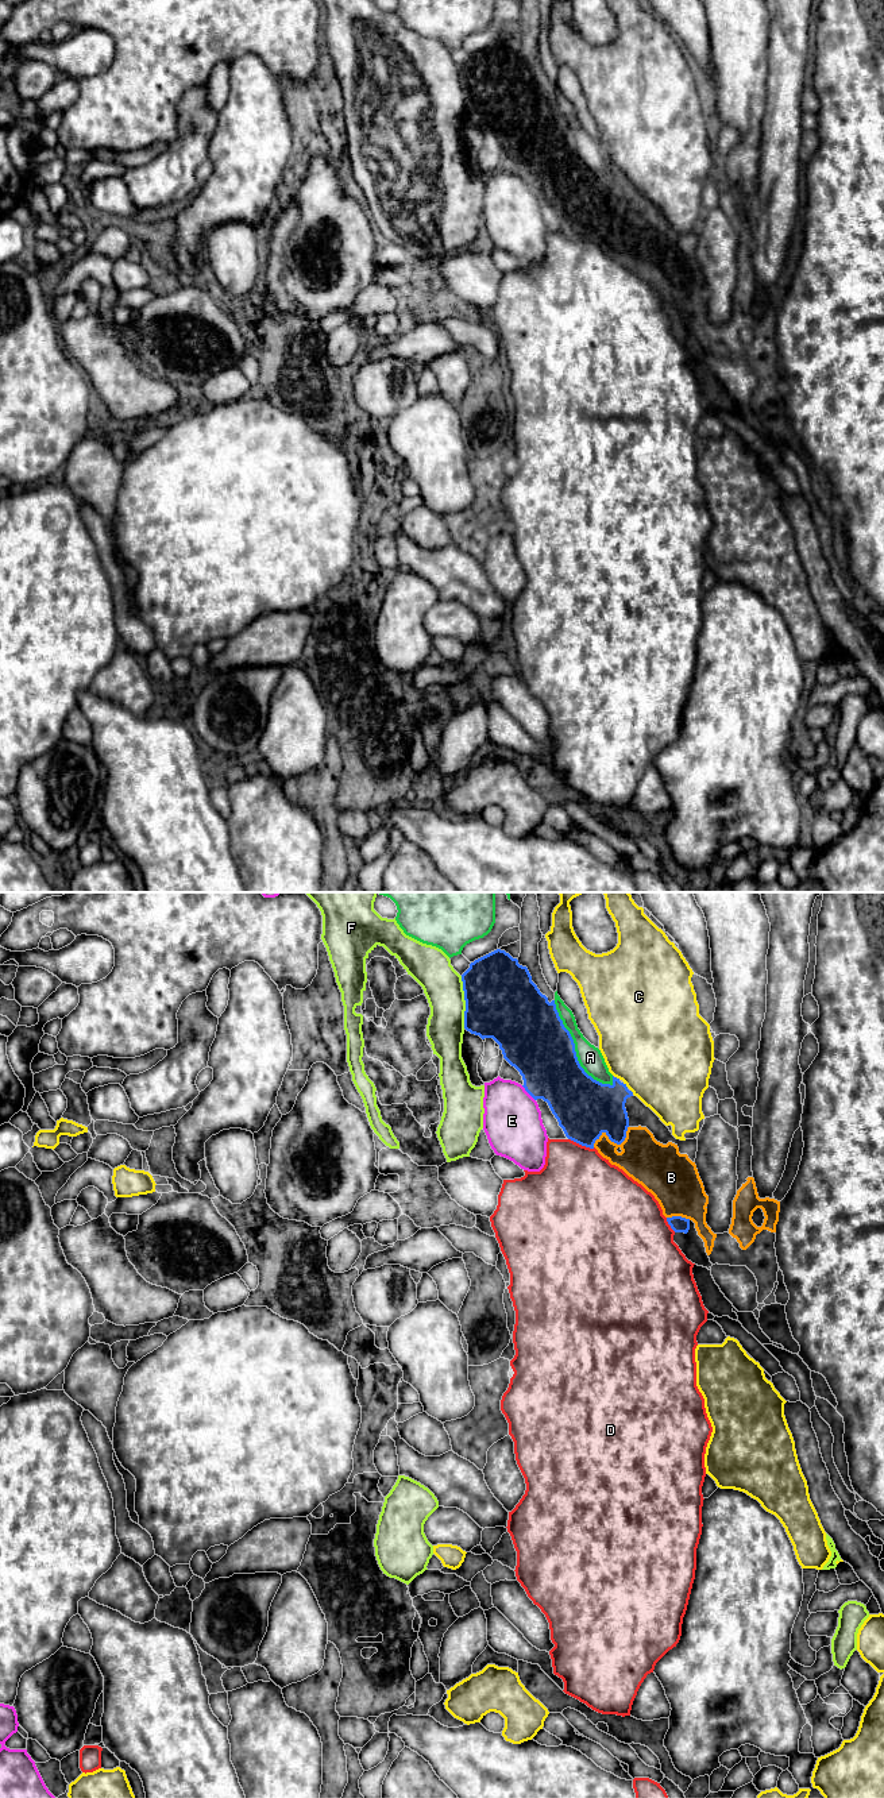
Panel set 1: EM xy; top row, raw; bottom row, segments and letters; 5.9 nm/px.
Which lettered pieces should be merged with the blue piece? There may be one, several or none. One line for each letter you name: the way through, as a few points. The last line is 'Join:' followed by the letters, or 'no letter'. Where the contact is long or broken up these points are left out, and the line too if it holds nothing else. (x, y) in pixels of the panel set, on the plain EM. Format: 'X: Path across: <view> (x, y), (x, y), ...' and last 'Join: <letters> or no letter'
Join: B

